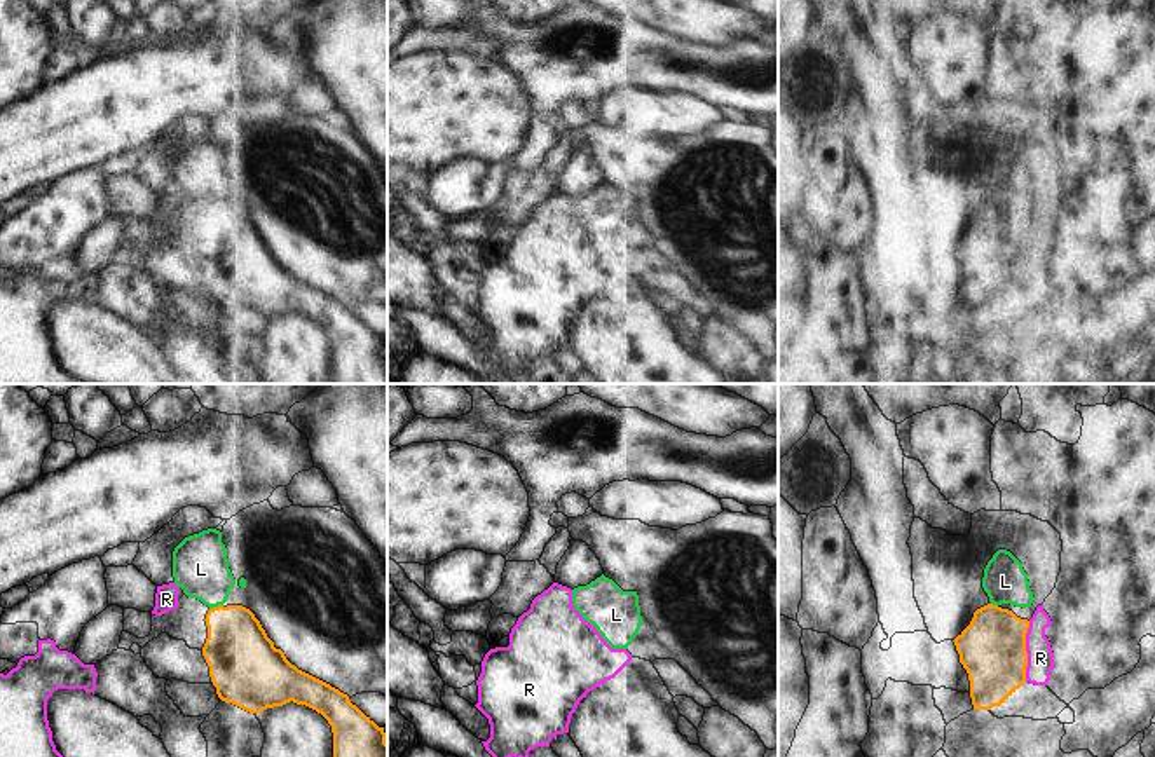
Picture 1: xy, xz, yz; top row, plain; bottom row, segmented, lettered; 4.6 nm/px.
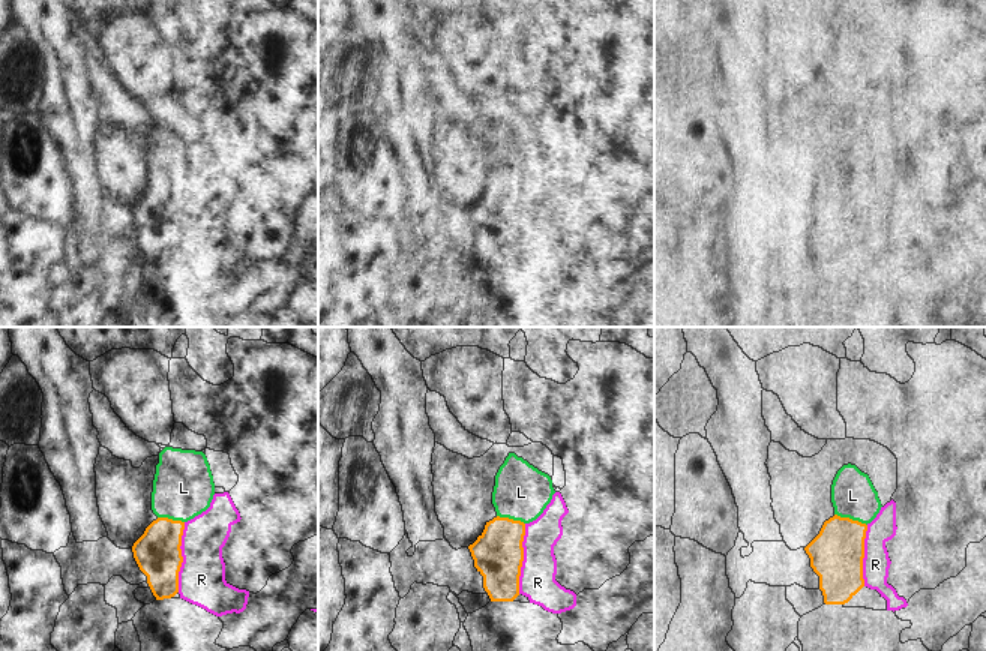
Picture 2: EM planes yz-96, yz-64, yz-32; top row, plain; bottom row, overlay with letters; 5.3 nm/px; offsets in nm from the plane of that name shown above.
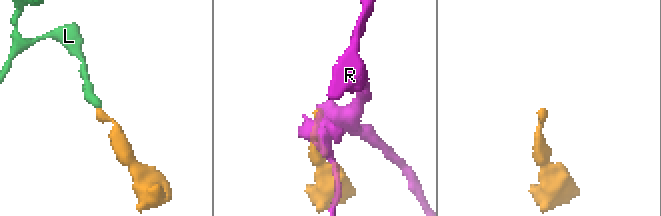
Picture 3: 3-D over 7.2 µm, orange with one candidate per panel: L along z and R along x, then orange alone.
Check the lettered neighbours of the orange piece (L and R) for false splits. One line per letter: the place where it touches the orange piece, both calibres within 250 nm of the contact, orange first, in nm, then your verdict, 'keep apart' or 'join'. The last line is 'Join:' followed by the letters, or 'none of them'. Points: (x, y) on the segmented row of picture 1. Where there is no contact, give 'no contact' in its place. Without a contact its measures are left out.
L: xy (215, 607) | 300/260 nm | join
R: yz (1025, 651) | 300/130 nm | keep apart
Join: L

